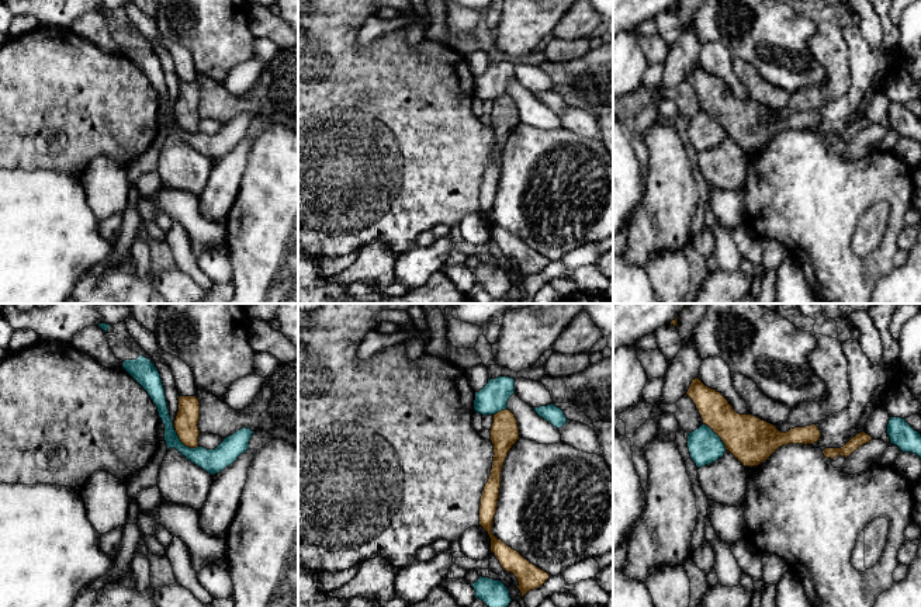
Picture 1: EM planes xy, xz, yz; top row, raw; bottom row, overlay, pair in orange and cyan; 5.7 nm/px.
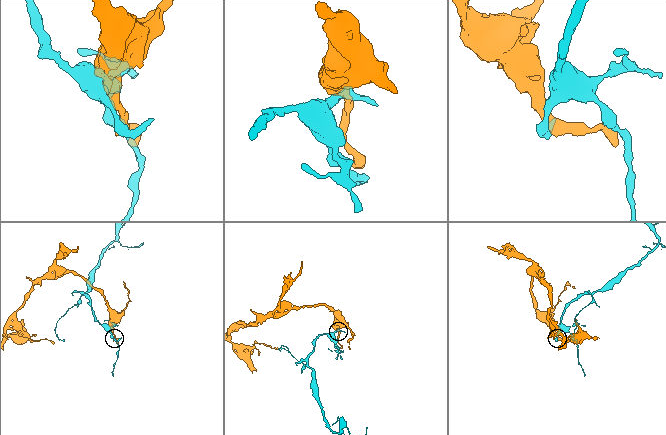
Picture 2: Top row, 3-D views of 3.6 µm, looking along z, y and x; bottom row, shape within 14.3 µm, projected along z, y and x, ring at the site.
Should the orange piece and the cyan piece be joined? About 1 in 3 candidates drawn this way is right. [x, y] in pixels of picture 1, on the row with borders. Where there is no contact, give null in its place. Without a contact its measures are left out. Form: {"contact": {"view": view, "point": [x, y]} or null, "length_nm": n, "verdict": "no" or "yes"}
{"contact": {"view": "xy", "point": [184, 444]}, "length_nm": 170, "verdict": "no"}

